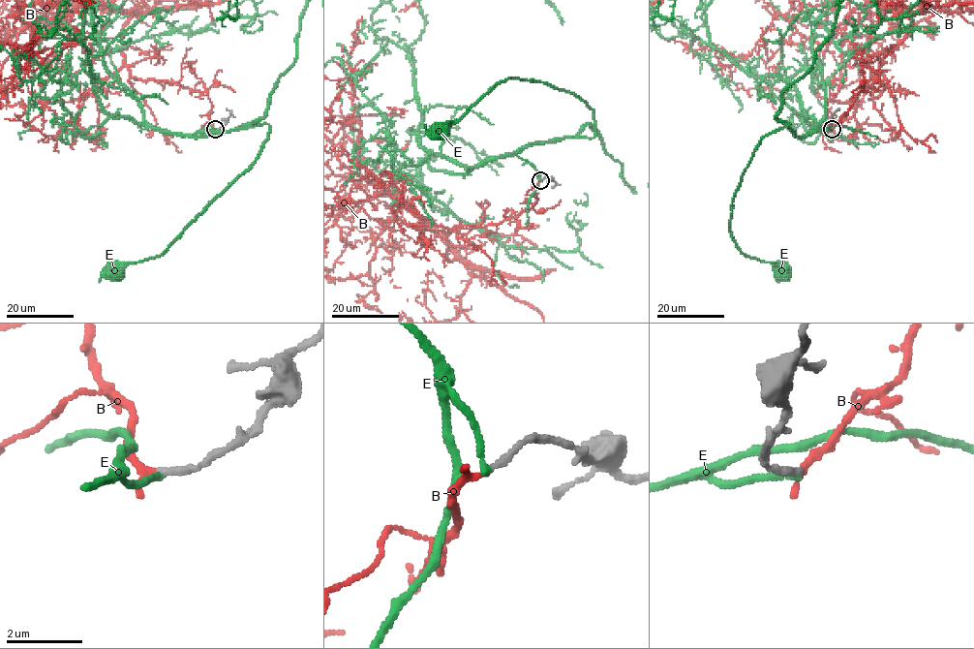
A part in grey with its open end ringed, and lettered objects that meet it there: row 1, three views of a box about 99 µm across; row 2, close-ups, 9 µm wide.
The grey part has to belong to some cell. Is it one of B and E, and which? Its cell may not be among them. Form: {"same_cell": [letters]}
{"same_cell": ["B"]}

